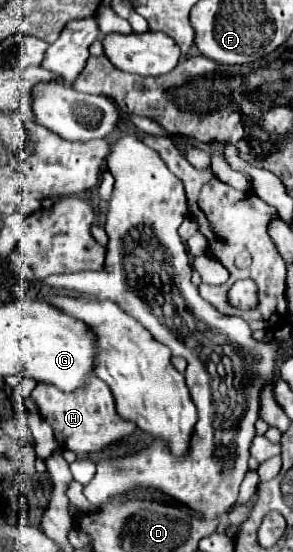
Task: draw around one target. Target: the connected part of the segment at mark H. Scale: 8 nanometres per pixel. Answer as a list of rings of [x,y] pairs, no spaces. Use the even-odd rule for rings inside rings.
[[[89,375],[83,381],[83,385],[71,393],[63,393],[51,383],[39,383],[33,389],[33,397],[37,399],[39,413],[53,427],[55,439],[63,449],[71,449],[79,453],[101,451],[135,431],[135,423],[123,419],[115,411],[115,401],[109,387],[95,375]]]

